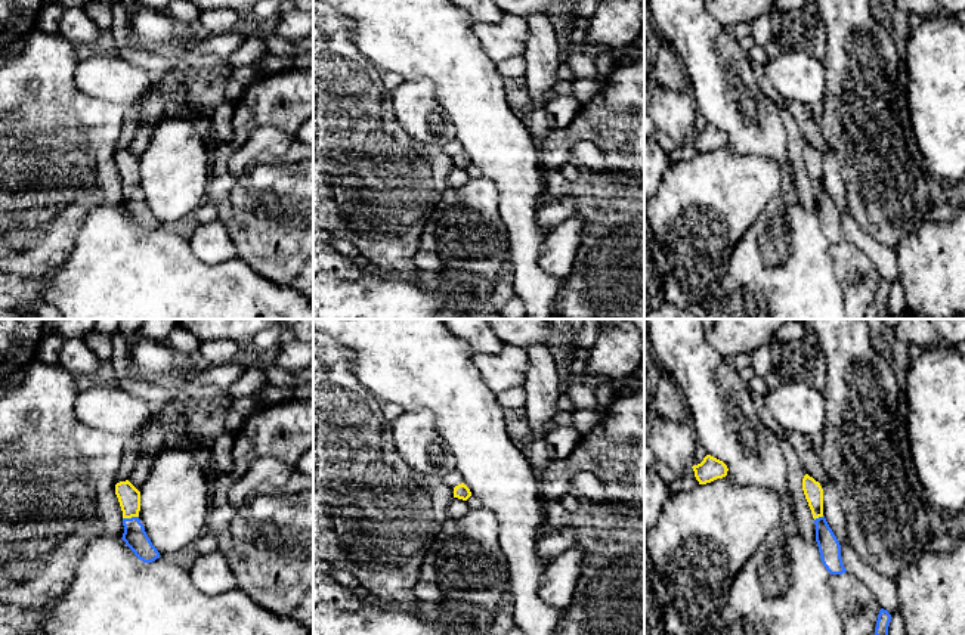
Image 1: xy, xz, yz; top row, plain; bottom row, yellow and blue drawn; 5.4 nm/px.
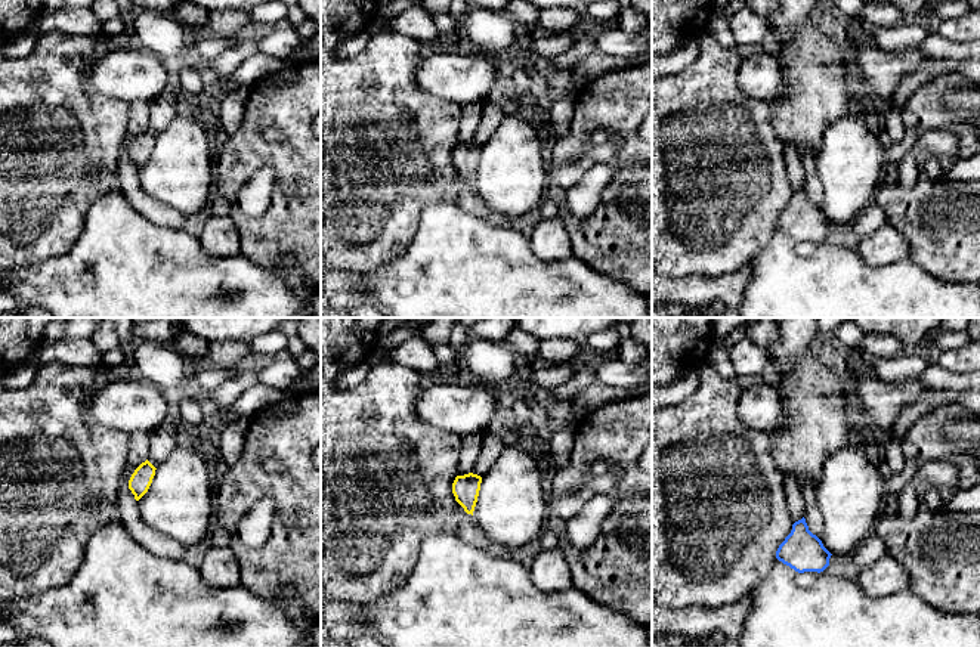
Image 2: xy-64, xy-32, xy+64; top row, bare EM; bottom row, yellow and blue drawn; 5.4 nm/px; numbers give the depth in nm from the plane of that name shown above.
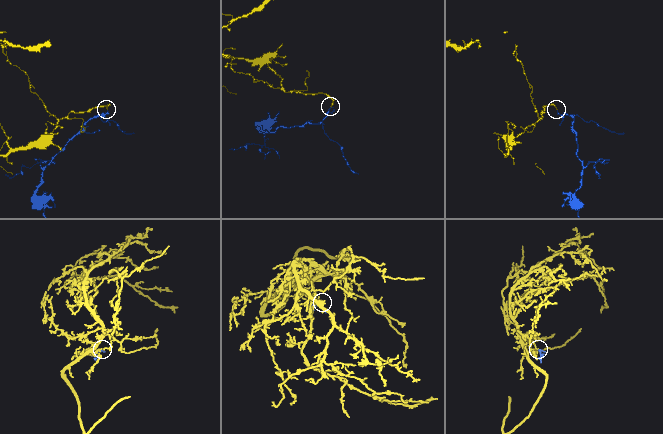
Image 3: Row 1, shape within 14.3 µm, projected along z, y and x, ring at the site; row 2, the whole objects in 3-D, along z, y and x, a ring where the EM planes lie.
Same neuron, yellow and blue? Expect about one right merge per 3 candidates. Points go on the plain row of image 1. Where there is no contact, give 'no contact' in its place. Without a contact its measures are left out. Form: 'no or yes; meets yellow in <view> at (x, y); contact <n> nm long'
yes; meets yellow in xy at (130, 186); contact 90 nm long

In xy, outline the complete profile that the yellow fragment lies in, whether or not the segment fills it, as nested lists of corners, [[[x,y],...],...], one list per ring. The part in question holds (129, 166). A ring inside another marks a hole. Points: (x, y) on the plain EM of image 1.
[[[129,151],[115,154],[115,164],[123,180],[123,210],[143,232],[152,232],[160,227],[160,222],[148,207],[143,193],[139,189],[140,161]]]

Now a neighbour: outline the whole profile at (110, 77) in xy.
[[[100,53],[80,61],[75,84],[84,95],[130,109],[154,81],[148,71],[117,53]]]

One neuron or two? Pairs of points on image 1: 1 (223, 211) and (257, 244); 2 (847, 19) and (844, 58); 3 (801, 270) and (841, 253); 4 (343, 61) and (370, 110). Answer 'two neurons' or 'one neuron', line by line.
1: one neuron
2: one neuron
3: two neurons
4: one neuron

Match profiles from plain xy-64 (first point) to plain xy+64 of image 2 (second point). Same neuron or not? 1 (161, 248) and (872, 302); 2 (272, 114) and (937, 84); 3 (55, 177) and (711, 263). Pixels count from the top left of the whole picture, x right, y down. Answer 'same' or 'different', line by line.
1: same
2: same
3: same

